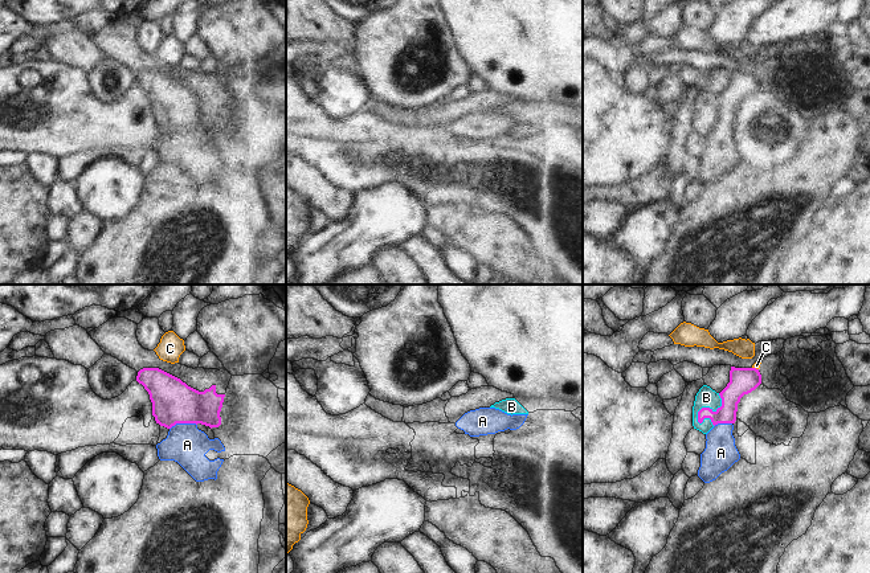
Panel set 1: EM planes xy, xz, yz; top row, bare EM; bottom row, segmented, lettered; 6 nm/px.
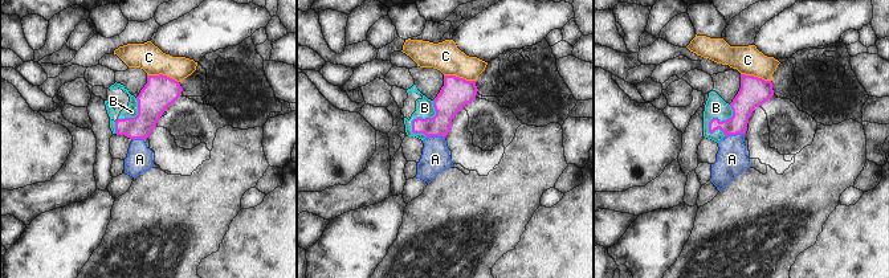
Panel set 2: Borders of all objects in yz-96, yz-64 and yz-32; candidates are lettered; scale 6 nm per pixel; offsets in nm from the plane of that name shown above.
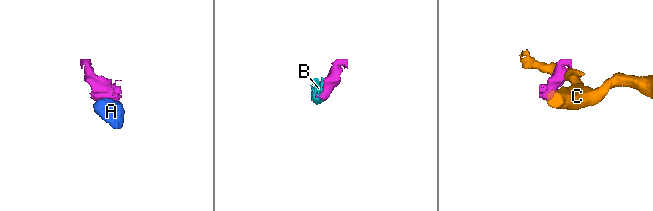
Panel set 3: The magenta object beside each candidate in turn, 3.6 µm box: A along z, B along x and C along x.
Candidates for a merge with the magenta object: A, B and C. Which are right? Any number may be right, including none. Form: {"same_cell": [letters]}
{"same_cell": ["A"]}

